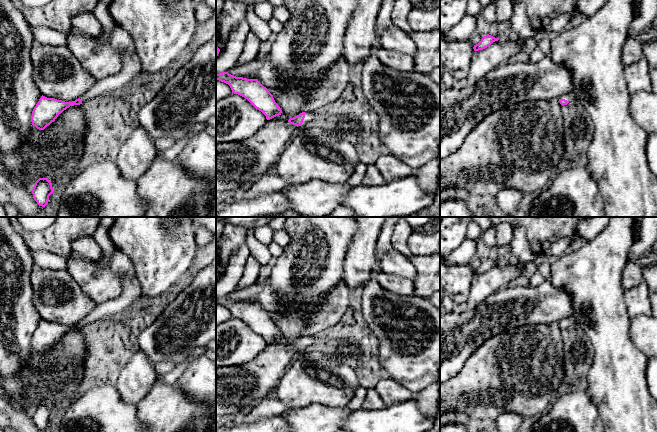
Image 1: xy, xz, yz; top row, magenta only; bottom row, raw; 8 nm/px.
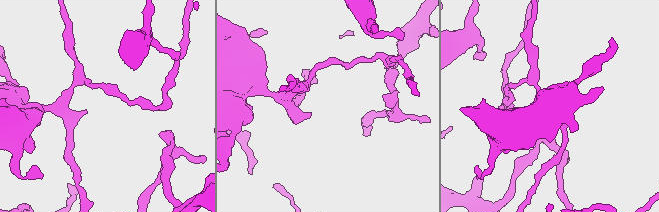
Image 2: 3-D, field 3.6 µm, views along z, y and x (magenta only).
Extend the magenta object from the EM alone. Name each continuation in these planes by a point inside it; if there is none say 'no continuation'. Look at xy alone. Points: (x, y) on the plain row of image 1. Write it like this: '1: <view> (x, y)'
1: xy (120, 263)

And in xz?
1: xz (309, 340)

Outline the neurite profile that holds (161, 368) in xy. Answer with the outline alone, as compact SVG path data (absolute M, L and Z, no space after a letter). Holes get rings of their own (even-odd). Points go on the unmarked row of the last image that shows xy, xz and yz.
M158 362L154 363L154 368L157 376L162 376L171 371L176 365L172 362Z

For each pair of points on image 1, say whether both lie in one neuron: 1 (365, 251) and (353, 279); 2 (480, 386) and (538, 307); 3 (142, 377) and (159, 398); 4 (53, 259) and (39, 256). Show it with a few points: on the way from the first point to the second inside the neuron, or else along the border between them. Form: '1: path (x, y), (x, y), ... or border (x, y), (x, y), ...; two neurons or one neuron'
1: path (360, 258), (359, 263), (354, 268), (354, 272); one neuron
2: border (549, 324), (523, 324), (511, 327), (503, 332); two neurons
3: border (157, 376), (151, 389), (136, 404); two neurons
4: path (50, 259), (42, 258); one neuron

